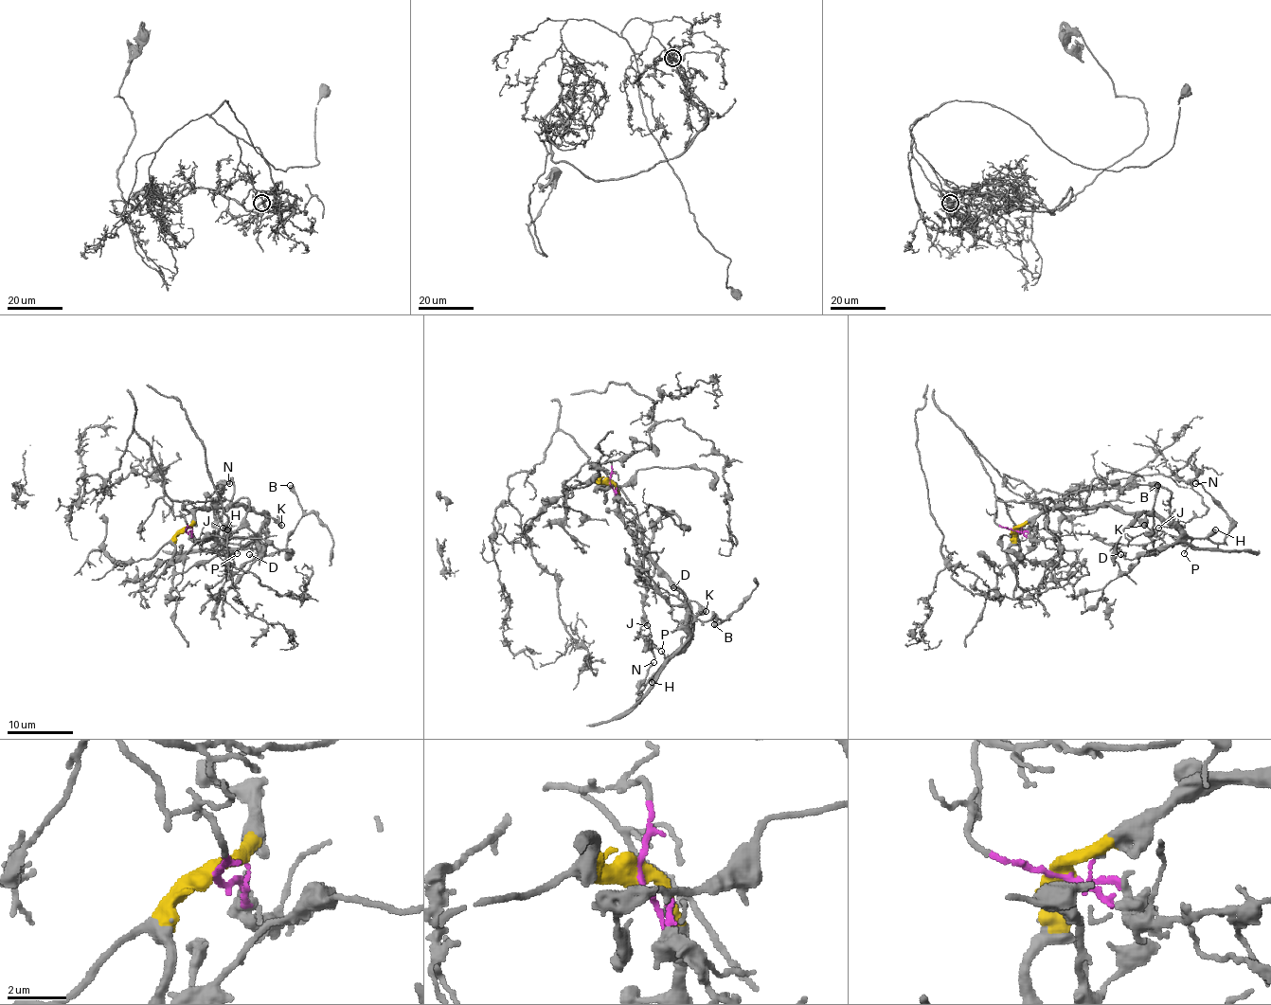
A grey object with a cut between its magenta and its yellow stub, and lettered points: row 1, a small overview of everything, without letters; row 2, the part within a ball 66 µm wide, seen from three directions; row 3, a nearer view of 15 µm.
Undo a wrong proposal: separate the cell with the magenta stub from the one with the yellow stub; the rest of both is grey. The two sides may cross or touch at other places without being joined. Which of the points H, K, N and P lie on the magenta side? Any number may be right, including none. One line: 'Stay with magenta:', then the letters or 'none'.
Stay with magenta: none

